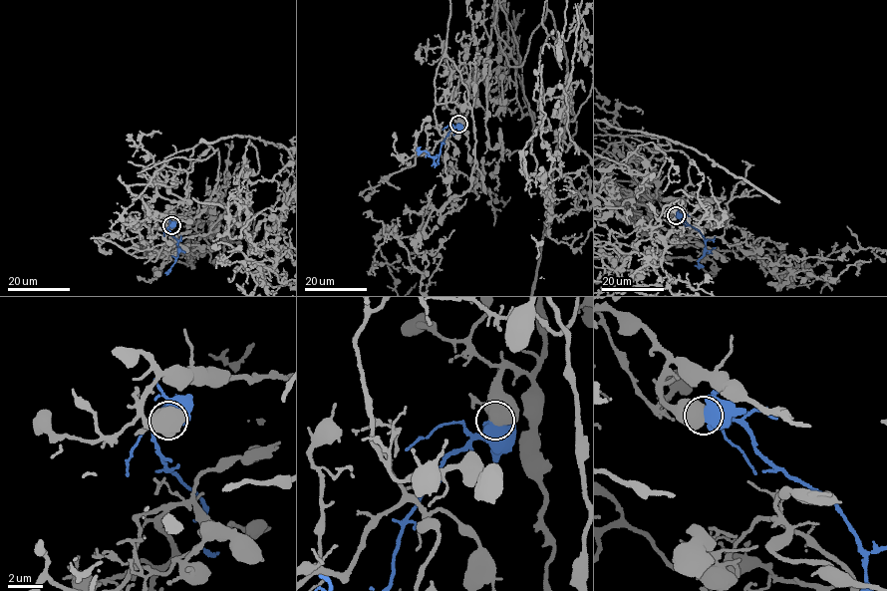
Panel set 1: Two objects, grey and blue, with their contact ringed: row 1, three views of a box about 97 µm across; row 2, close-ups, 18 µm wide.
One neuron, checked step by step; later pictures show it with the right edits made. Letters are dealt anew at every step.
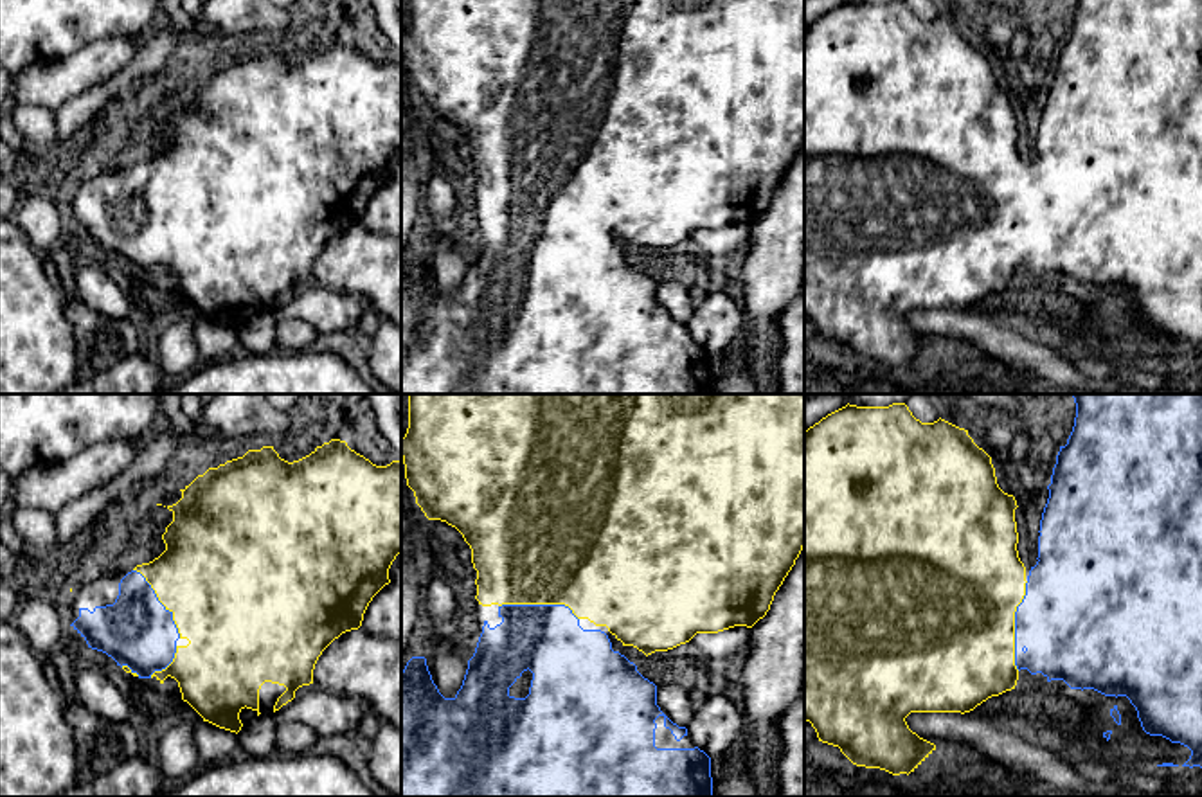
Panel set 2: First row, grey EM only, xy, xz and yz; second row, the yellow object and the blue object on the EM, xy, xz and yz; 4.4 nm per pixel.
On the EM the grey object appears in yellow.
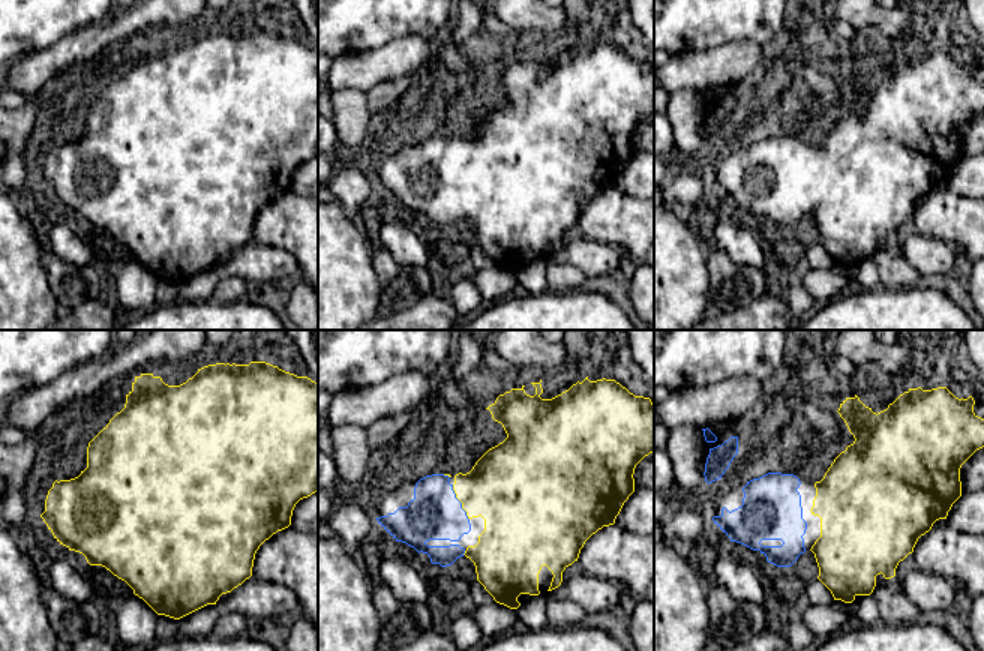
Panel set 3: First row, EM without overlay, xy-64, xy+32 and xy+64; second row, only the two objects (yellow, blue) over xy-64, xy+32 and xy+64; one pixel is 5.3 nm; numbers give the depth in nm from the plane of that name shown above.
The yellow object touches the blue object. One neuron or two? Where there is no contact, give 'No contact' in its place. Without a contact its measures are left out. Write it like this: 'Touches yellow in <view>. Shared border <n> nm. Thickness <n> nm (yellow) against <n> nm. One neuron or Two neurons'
Touches yellow in yz. Shared border 400 nm. Thickness 500 nm (yellow) against 460 nm. One neuron

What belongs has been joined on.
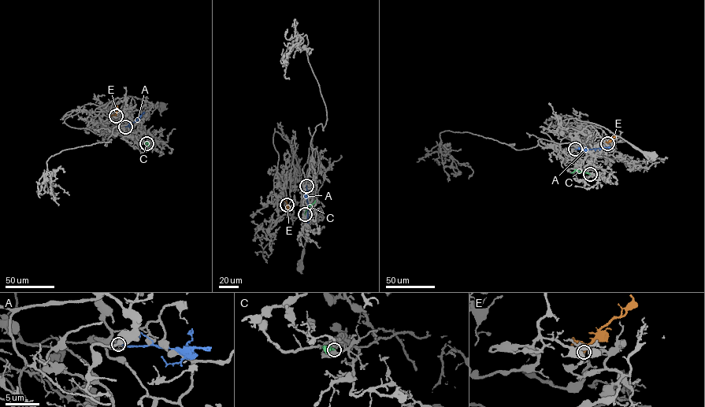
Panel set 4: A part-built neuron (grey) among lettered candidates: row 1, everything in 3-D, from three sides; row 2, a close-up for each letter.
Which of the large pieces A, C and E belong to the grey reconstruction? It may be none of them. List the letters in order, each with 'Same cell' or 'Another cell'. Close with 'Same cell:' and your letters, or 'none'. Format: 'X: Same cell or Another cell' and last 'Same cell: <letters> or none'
A: Another cell
C: Another cell
E: Same cell
Same cell: E

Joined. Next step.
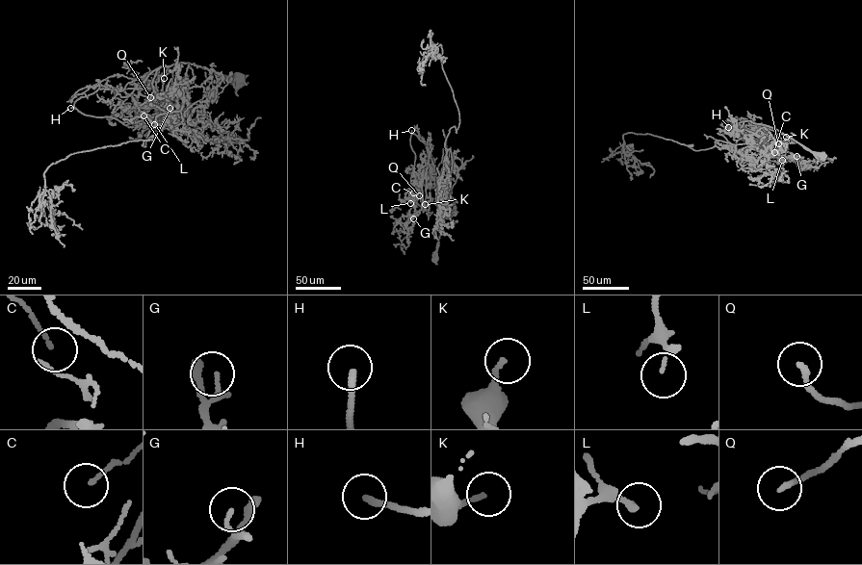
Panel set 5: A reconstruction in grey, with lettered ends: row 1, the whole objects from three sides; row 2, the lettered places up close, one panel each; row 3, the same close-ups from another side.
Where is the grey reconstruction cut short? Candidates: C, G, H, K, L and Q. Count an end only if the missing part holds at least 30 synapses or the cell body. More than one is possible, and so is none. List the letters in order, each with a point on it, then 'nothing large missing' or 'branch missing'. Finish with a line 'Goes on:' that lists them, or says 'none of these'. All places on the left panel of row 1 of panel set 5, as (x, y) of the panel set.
C: at (143, 115); nothing large missing
G: at (169, 108); branch missing
H: at (70, 108); branch missing
K: at (164, 78); nothing large missing
L: at (154, 124); nothing large missing
Q: at (150, 97); nothing large missing
Goes on: G, H

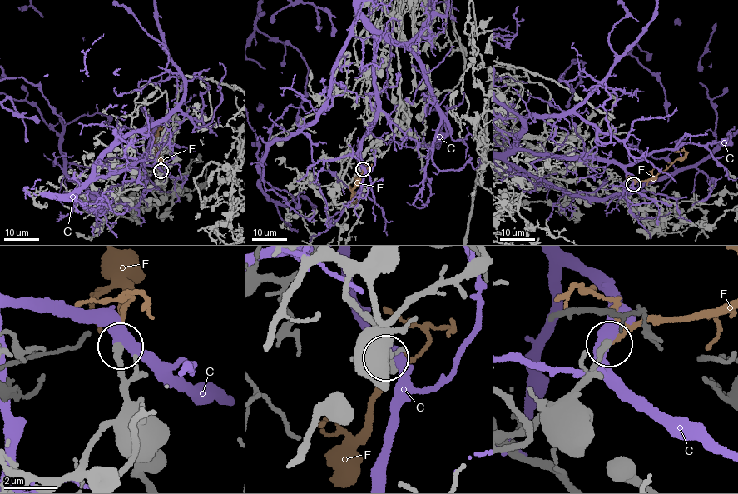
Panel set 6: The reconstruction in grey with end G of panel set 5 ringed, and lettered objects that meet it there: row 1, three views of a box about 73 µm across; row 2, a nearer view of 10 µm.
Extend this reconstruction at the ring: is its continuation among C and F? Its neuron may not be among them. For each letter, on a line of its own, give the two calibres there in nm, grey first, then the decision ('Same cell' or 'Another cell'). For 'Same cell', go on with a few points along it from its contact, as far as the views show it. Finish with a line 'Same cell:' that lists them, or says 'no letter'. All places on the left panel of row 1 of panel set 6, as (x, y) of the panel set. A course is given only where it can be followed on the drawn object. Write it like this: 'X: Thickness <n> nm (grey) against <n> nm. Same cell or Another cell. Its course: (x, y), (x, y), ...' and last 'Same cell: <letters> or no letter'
C: Thickness 260 nm (grey) against 480 nm. Another cell
F: Thickness 260 nm (grey) against 140 nm. Same cell. Its course: (160, 171), (161, 164), (154, 144), (159, 126), (149, 132), (146, 130)
Same cell: F

